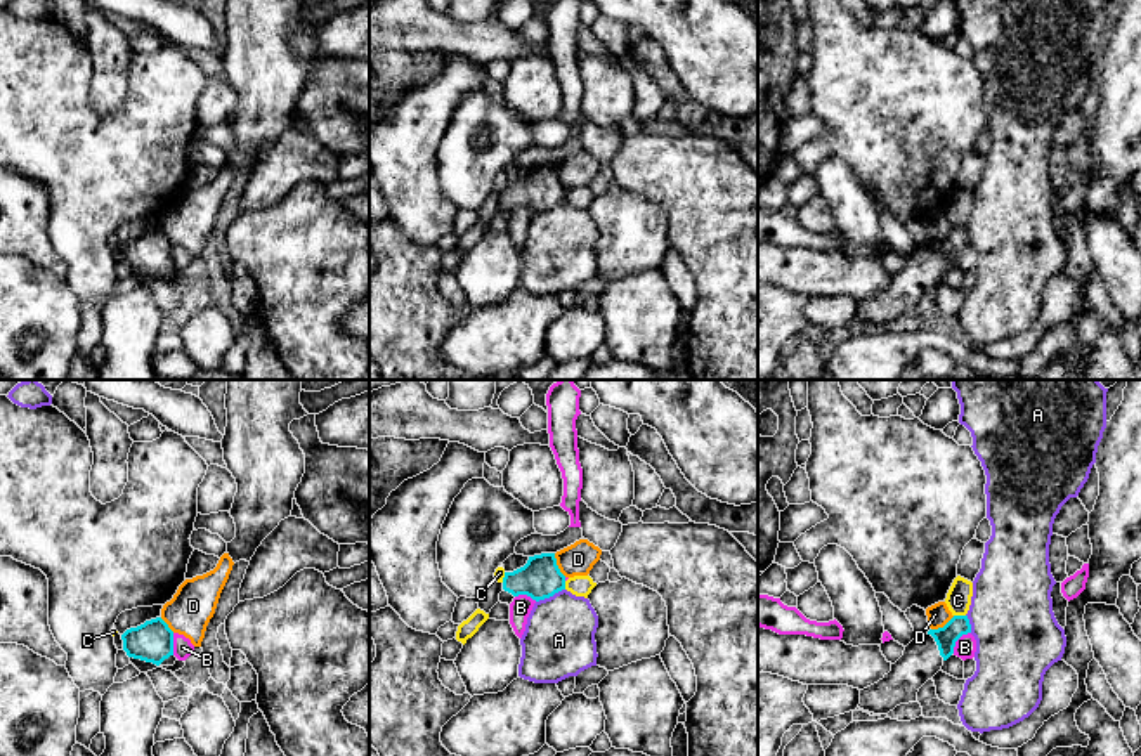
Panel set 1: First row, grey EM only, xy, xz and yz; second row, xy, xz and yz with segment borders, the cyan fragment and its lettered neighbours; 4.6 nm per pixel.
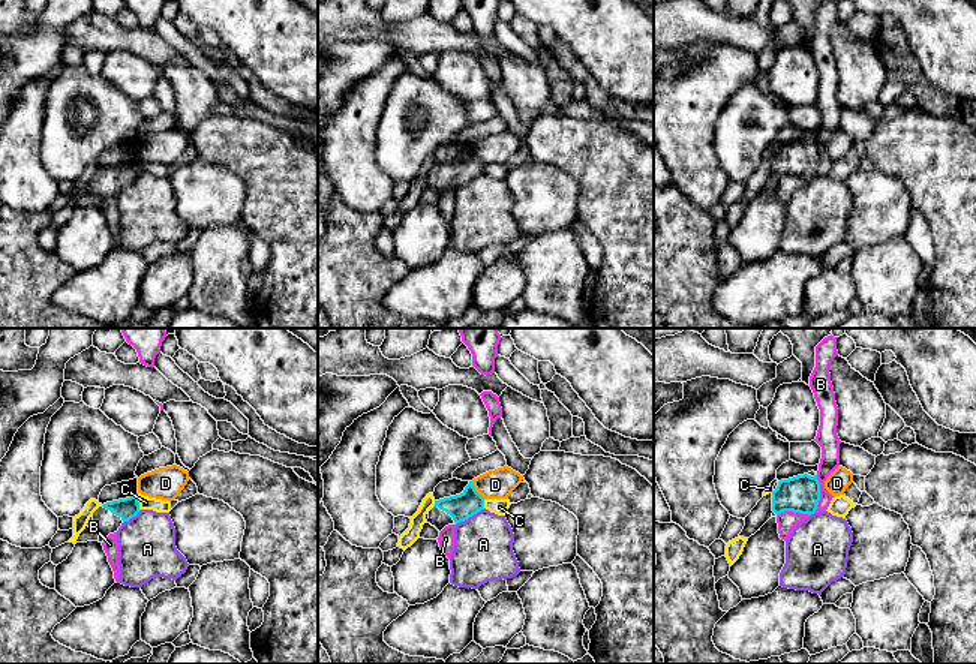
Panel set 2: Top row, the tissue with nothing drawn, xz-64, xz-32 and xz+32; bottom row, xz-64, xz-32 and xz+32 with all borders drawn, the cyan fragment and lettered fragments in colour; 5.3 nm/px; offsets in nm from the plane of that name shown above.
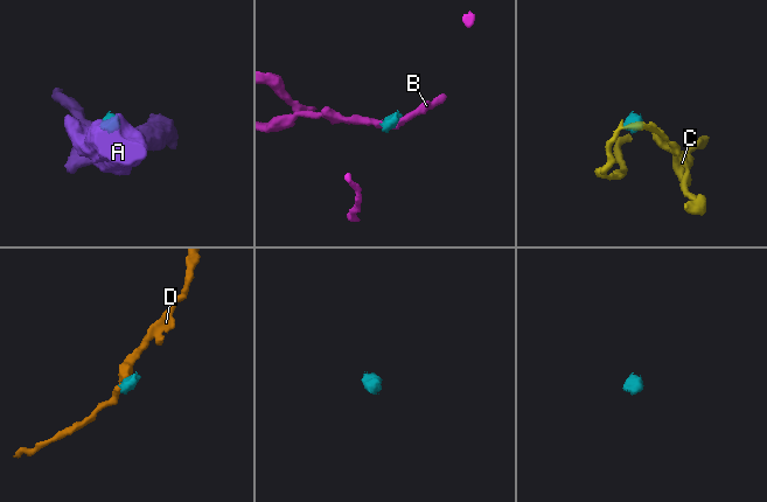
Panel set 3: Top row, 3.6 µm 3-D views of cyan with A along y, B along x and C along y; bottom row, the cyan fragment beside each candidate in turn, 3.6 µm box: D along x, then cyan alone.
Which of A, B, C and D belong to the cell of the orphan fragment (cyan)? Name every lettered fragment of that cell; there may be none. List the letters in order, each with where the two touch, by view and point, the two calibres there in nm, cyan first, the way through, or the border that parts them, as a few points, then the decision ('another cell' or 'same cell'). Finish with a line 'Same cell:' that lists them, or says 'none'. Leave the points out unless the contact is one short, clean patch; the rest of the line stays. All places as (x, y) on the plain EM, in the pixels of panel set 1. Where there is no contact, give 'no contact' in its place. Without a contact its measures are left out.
A: contact xz (550, 207); calibres 190 and 340 nm; border xz (564, 200), (536, 214); another cell
B: contact yz (958, 250); calibres 100 and 100 nm; border yz (970, 243), (956, 254), (952, 264); another cell
C: contact yz (959, 228); calibres 100 and 120 nm; border yz (954, 226), (964, 228); another cell
D: contact xz (557, 177); calibres 190 and 150 nm; border xz (554, 165), (557, 179), (566, 188); another cell
Same cell: none

